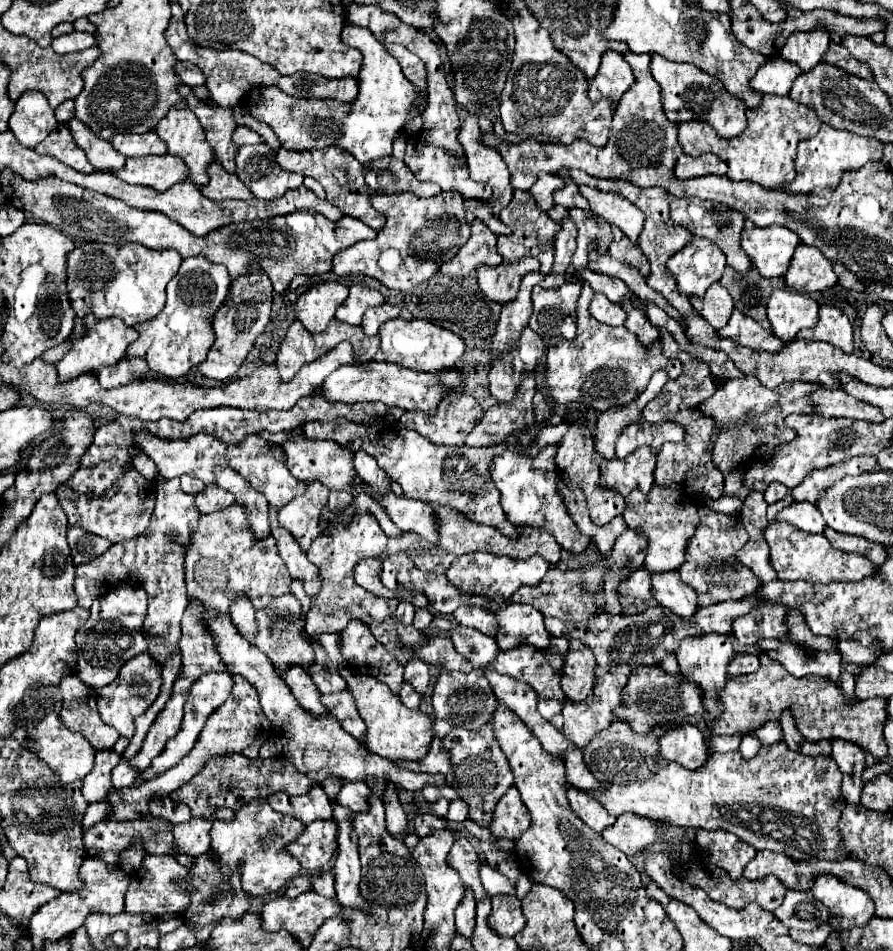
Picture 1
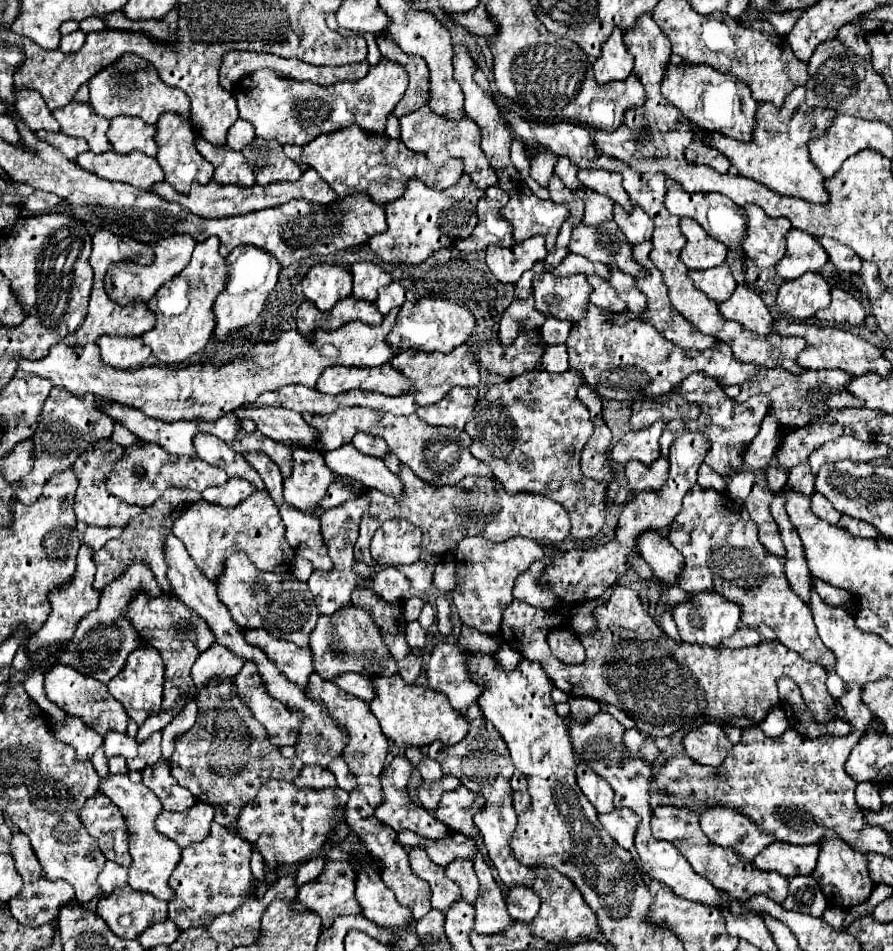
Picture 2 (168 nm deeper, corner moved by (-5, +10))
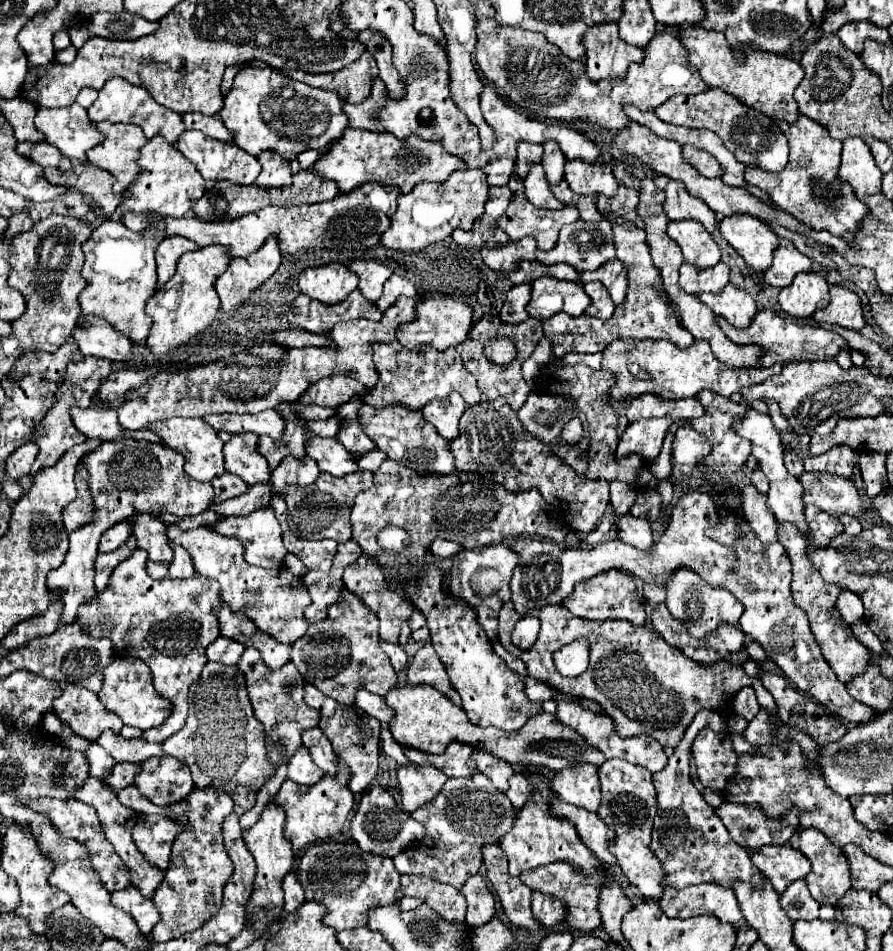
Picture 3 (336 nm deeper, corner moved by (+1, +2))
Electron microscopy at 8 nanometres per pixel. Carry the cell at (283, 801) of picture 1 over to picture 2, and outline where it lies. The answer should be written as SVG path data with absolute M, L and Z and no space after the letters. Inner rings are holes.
M319 764L303 766L299 772L299 780L295 780L299 788L313 788L313 790L323 790L323 788L333 788L335 786L335 776L331 776L329 768L319 768Z

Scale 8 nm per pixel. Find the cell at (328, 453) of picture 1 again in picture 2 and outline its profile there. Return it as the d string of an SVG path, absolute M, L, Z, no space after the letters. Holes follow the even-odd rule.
M261 406L261 408L239 408L233 414L243 420L249 418L255 422L257 430L277 442L299 442L305 448L313 448L315 444L315 428L311 428L299 412L289 408L275 408L275 406Z

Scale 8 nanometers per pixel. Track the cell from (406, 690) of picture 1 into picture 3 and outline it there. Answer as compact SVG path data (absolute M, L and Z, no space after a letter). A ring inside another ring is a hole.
M381 642L381 650L389 656L395 672L403 672L407 666L407 654L397 646L397 644L389 644L389 642Z

